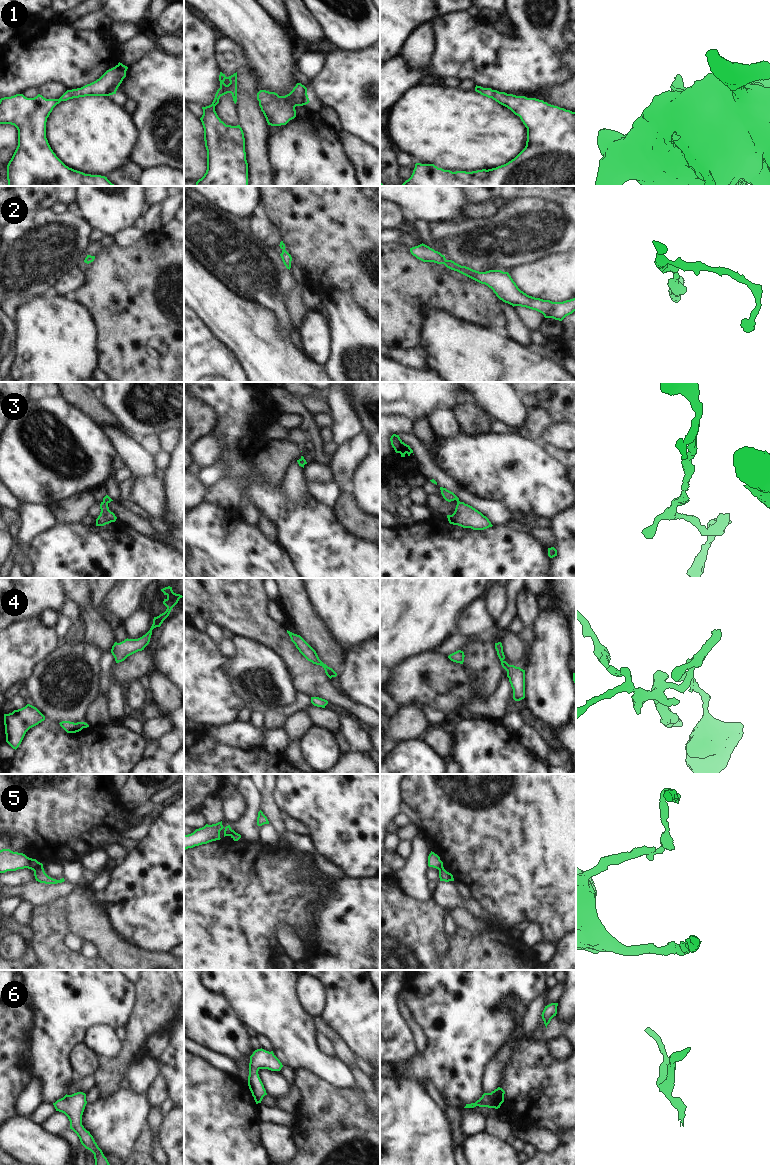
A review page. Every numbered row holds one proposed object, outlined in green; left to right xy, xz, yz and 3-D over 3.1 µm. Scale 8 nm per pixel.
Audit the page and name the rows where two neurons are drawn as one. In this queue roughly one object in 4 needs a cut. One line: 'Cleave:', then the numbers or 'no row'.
Cleave: 5

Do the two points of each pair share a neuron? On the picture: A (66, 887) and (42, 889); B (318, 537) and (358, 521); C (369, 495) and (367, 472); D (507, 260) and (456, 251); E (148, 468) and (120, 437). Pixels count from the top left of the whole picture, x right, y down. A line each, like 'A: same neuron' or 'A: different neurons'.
A: same neuron
B: different neurons
C: same neuron
D: same neuron
E: same neuron

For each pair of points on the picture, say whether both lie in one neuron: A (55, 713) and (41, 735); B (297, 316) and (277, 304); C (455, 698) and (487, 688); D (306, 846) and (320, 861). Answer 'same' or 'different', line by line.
A: different
B: different
C: different
D: same

